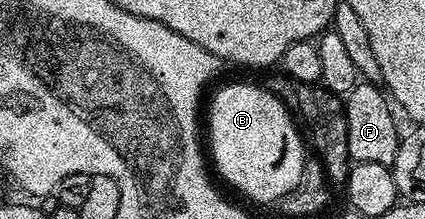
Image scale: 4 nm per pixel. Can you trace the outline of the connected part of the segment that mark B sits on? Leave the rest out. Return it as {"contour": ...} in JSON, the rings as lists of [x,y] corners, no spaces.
{"contour":[[[233,82],[230,86],[225,86],[213,98],[213,103],[209,106],[209,142],[213,145],[213,158],[211,154],[211,162],[217,165],[217,170],[238,190],[241,194],[246,194],[249,198],[254,198],[257,202],[273,202],[280,203],[282,198],[287,196],[287,192],[291,192],[291,188],[295,188],[295,184],[299,184],[299,176],[303,176],[303,168],[307,161],[307,147],[297,129],[297,125],[293,123],[293,117],[289,115],[289,111],[285,109],[285,105],[274,96],[271,91],[265,89],[264,85],[257,84],[252,86],[249,82]]]}

